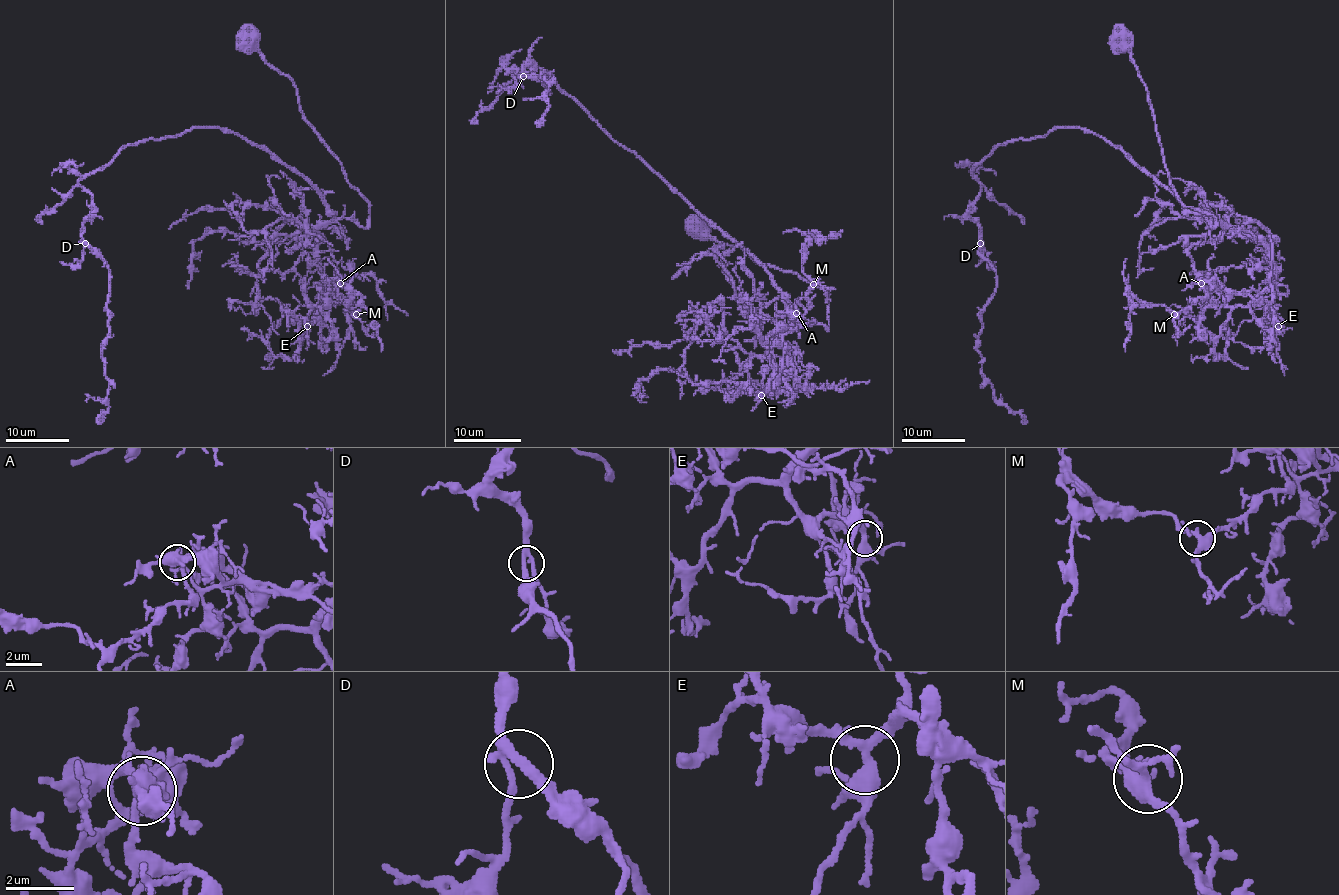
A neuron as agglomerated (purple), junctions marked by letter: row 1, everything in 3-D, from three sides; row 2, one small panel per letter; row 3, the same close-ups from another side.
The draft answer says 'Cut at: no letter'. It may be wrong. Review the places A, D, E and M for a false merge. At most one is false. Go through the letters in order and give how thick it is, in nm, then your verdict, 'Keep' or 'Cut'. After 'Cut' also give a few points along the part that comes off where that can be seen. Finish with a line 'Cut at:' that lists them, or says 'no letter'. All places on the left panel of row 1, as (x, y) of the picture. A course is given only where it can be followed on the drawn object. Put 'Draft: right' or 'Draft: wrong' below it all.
A: Thickness 420 nm. Keep
D: Thickness 240 nm. Keep
E: Thickness 360 nm. Keep
M: Thickness 320 nm. Keep
Cut at: no letter
Draft: right

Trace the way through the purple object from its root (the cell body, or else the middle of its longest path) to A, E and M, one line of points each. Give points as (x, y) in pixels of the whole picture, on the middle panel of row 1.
A: (697, 225), (829, 296), (827, 328), (793, 324), (775, 343), (776, 388), (797, 313)
E: (697, 225), (829, 296), (827, 328), (793, 324), (775, 343), (776, 388), (775, 367), (761, 395)
M: (697, 225), (829, 296), (827, 328), (793, 324), (775, 343), (776, 388), (783, 333), (813, 284)

